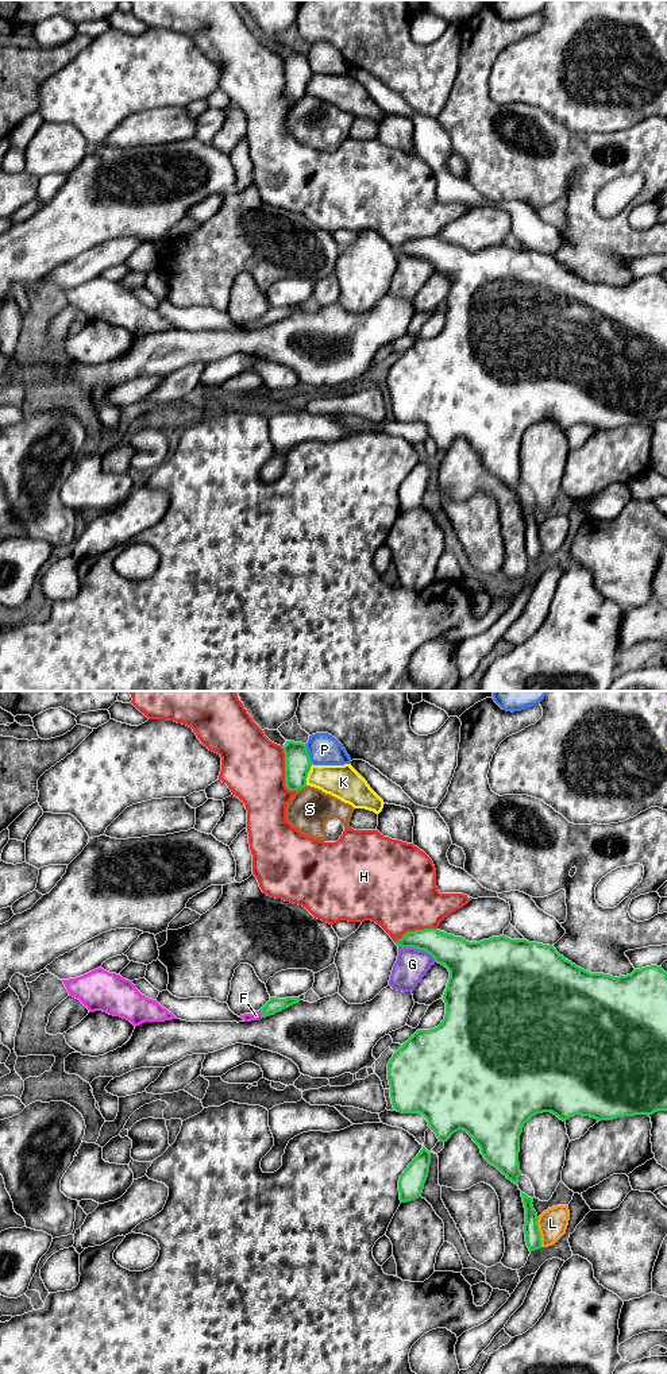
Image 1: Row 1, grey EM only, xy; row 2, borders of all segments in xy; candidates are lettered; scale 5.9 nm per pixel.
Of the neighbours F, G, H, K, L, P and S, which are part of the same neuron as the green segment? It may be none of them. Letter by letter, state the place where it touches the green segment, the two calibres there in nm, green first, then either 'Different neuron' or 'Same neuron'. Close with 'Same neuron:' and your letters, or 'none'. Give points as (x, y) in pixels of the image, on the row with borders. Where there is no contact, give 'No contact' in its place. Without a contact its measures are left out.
F: Touches green at xy (261, 1012). Thickness 90 nm (green) against 50 nm. Same neuron
G: Touches green at xy (417, 948). Thickness 200 nm (green) against 190 nm. Different neuron
H: Touches green at xy (285, 772). Thickness 160 nm (green) against 380 nm. Different neuron
K: Touches green at xy (307, 775). Thickness 160 nm (green) against 200 nm. Different neuron
L: Touches green at xy (539, 1232). Thickness 100 nm (green) against 180 nm. Different neuron
P: Touches green at xy (308, 753). Thickness 160 nm (green) against 190 nm. Different neuron
S: Touches green at xy (300, 788). Thickness 160 nm (green) against 260 nm. Different neuron
Same neuron: F

